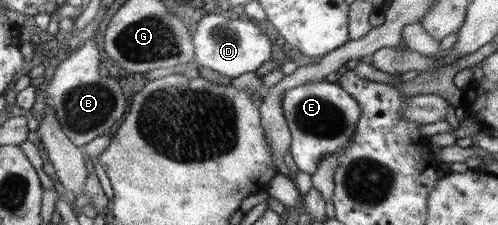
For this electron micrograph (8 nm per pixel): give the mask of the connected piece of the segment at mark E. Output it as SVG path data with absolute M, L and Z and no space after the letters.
M326 79L308 81L286 89L280 107L291 135L289 151L292 159L299 171L310 176L318 168L321 158L341 148L354 135L356 121L360 117L358 102L338 83Z

